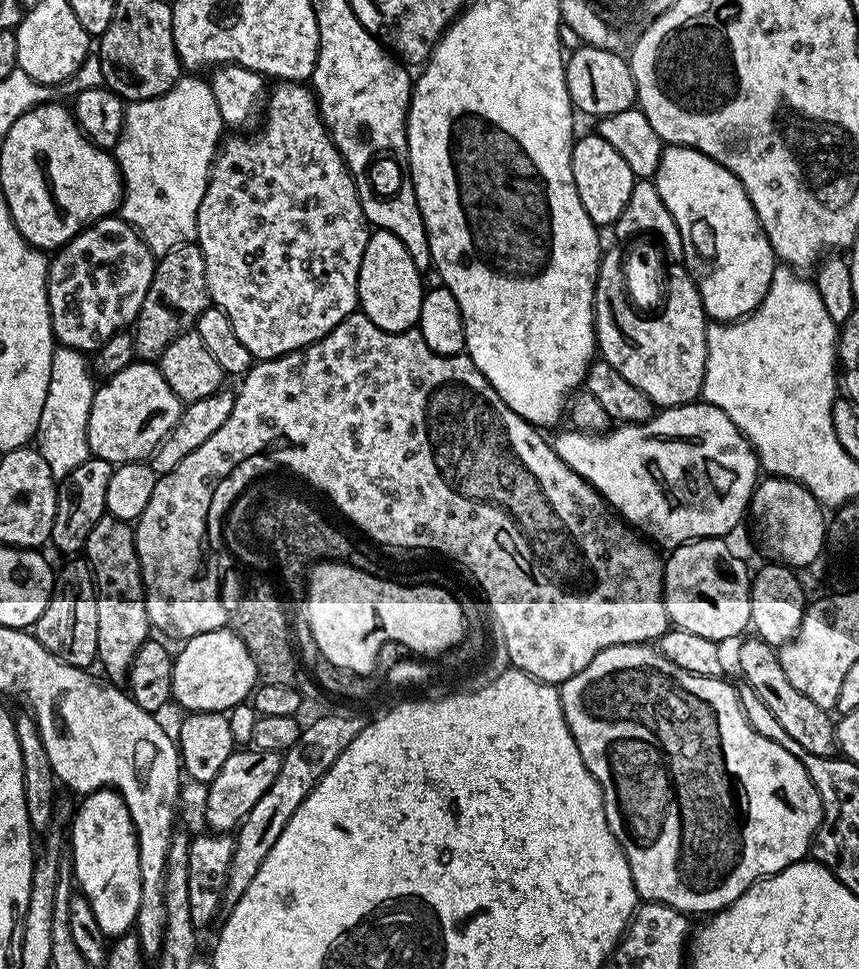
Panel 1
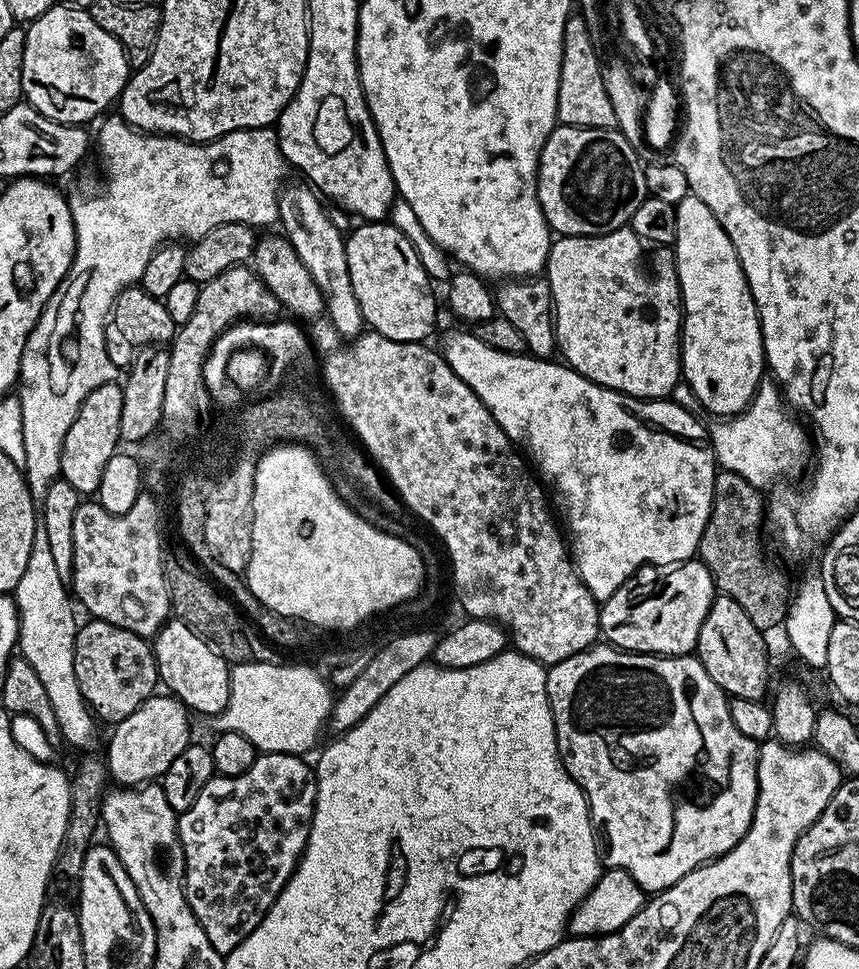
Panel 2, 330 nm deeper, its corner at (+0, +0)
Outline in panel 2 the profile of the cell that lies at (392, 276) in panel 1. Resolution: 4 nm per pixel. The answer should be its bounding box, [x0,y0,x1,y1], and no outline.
[346,222,436,344]

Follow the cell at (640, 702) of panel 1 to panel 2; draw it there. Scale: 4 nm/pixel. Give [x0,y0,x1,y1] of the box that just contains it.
[547,642,758,894]

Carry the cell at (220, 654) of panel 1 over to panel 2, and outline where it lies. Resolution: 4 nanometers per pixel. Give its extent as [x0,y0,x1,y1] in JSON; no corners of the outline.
[106,694,190,786]

